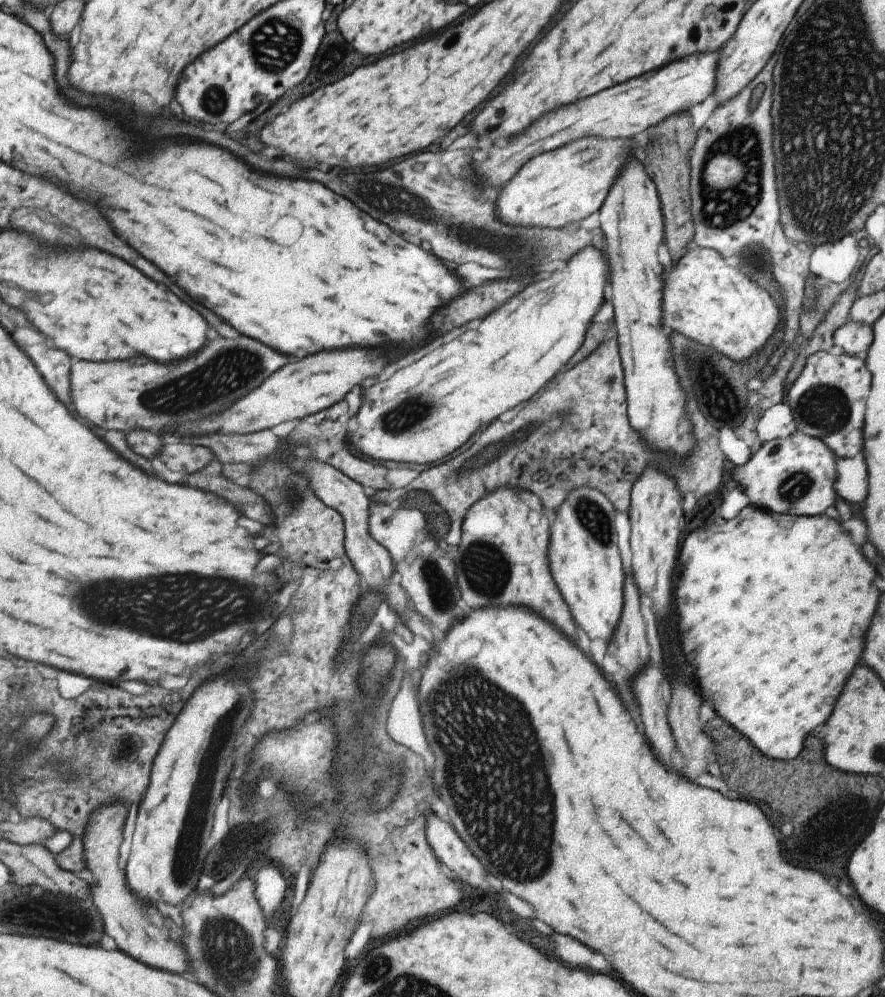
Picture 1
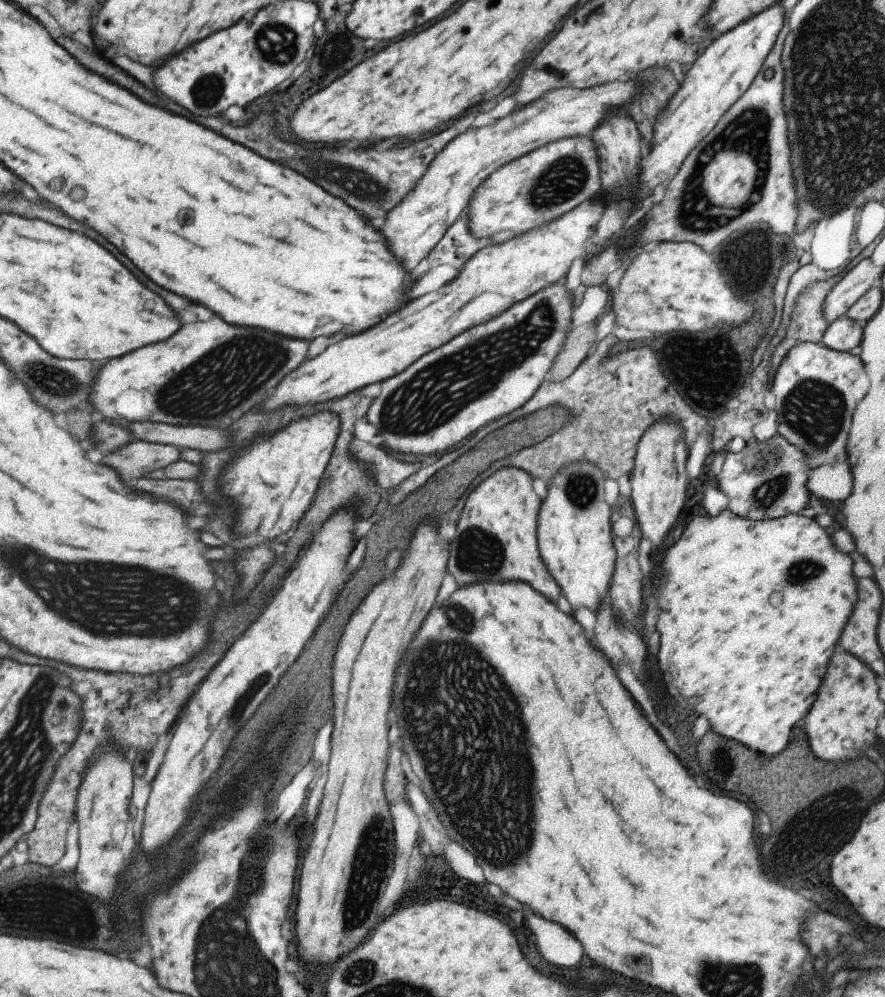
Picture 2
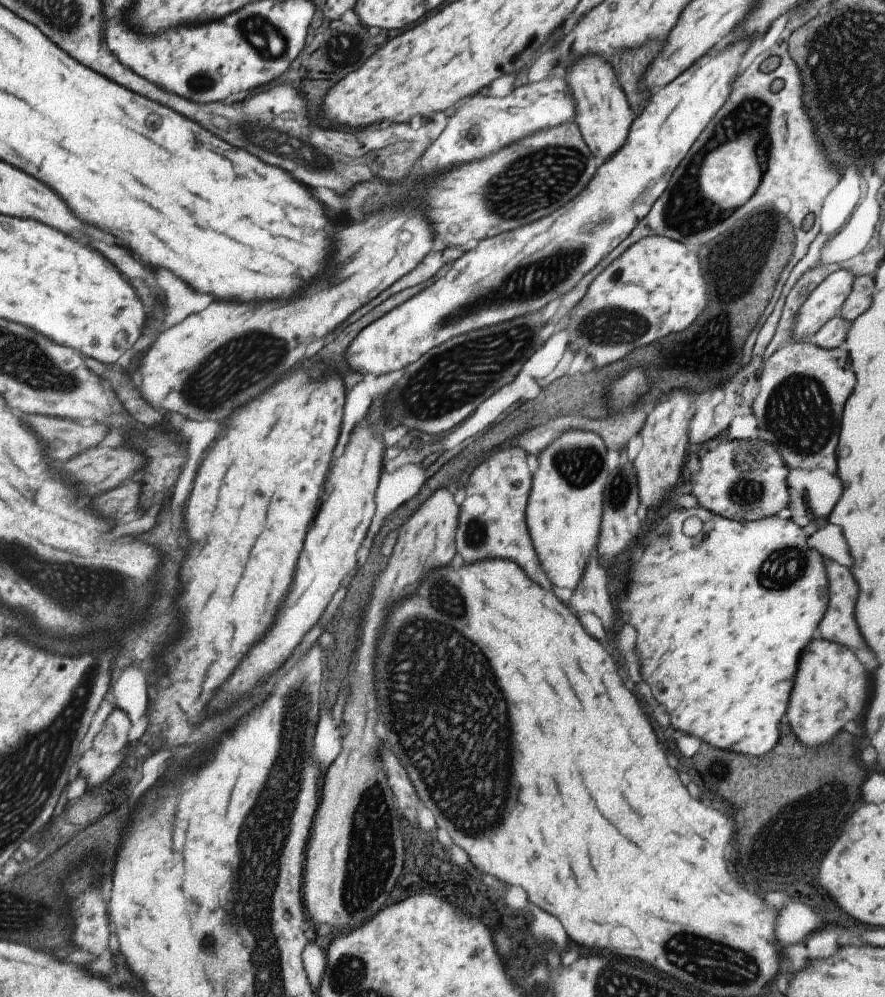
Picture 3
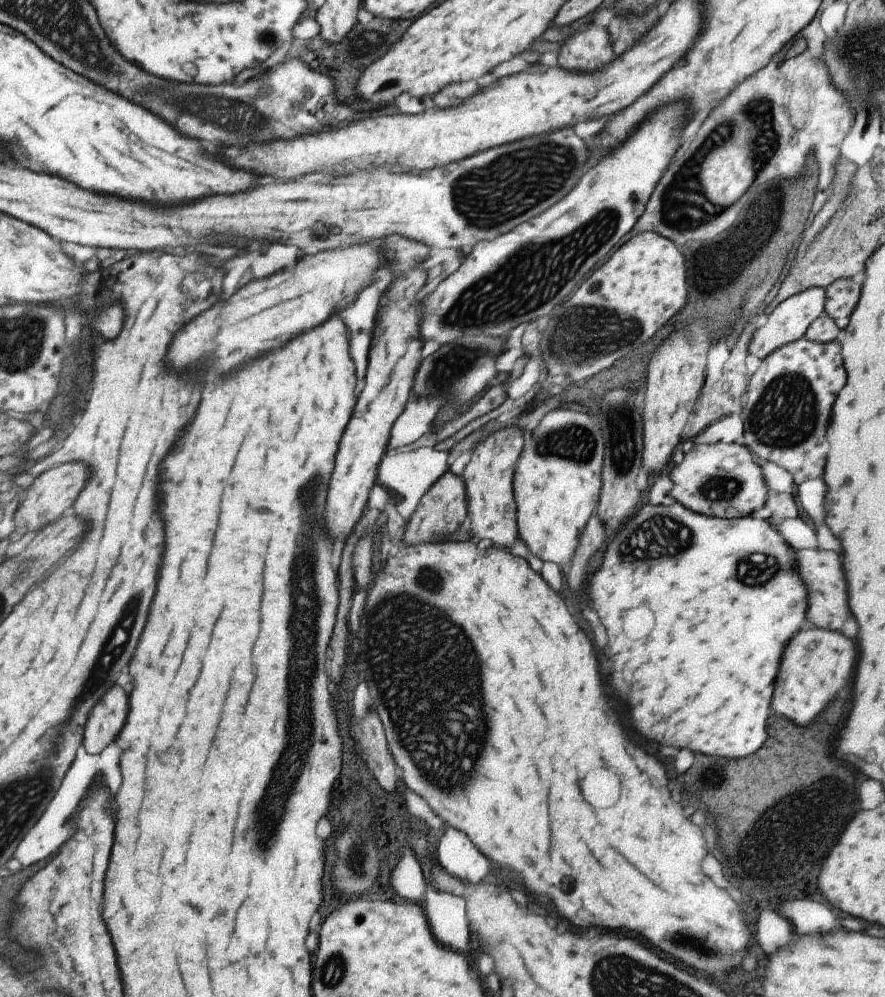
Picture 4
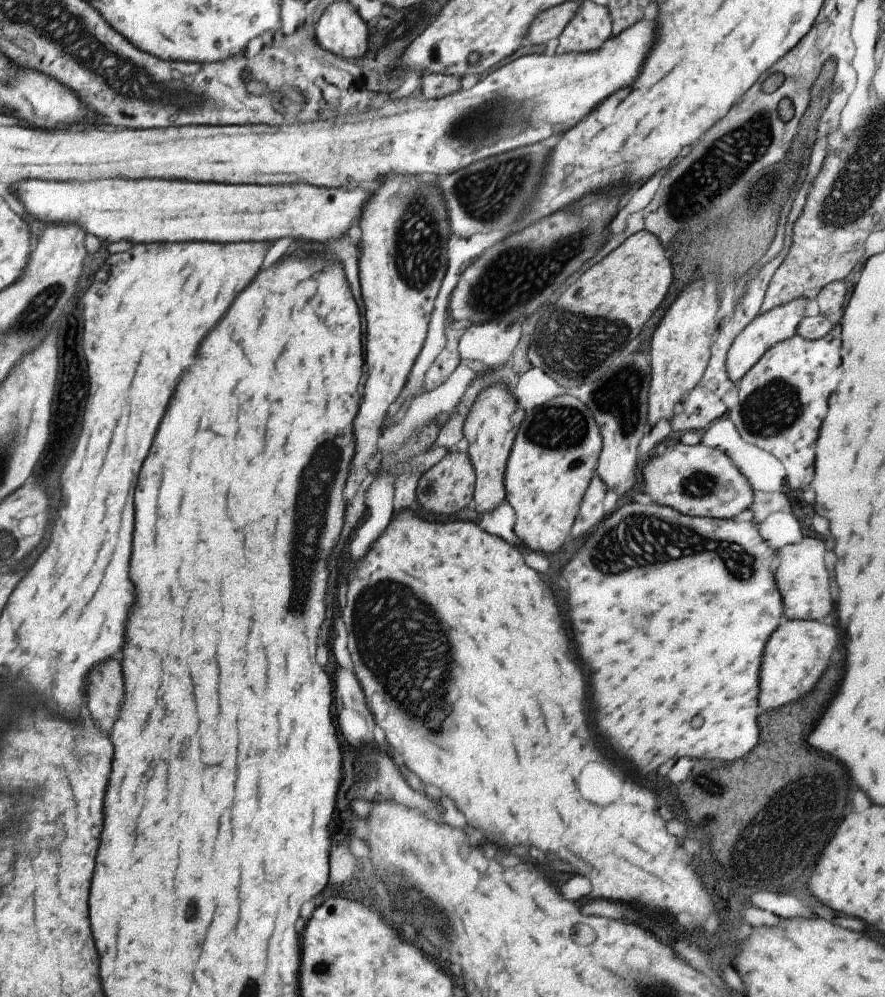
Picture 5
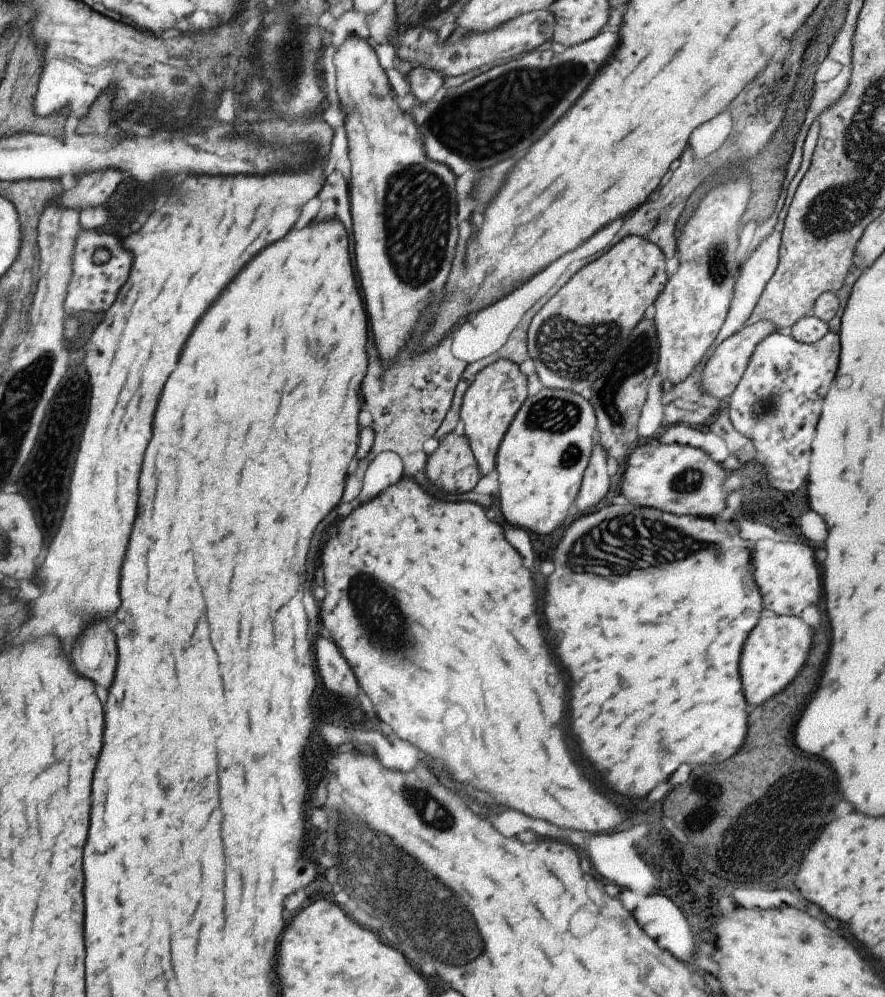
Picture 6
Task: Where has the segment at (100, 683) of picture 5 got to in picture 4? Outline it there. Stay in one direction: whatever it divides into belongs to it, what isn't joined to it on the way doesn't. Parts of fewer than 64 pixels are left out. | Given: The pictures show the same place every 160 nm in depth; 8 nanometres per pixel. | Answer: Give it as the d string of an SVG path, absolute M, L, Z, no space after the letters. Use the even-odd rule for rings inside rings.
M111 686L91 708L83 736L84 749L89 754L97 754L103 750L103 744L111 742L113 736L123 726L127 714L127 696L119 686Z

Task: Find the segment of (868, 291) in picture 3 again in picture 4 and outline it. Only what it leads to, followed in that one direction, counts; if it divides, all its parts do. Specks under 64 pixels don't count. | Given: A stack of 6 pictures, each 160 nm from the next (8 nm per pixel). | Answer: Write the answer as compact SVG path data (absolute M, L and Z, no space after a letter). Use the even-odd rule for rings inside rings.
M835 279L824 288L823 310L838 327L843 327L851 311L855 308L860 293L860 285L851 279Z

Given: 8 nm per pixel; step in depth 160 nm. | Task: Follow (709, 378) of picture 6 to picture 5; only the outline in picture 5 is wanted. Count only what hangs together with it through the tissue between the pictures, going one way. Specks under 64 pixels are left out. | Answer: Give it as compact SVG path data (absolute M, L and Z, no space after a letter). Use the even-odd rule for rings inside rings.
M797 299L783 306L773 307L766 313L758 314L737 333L727 349L724 362L726 375L731 382L737 382L770 346L796 334L796 324L803 318L806 303L803 299Z

